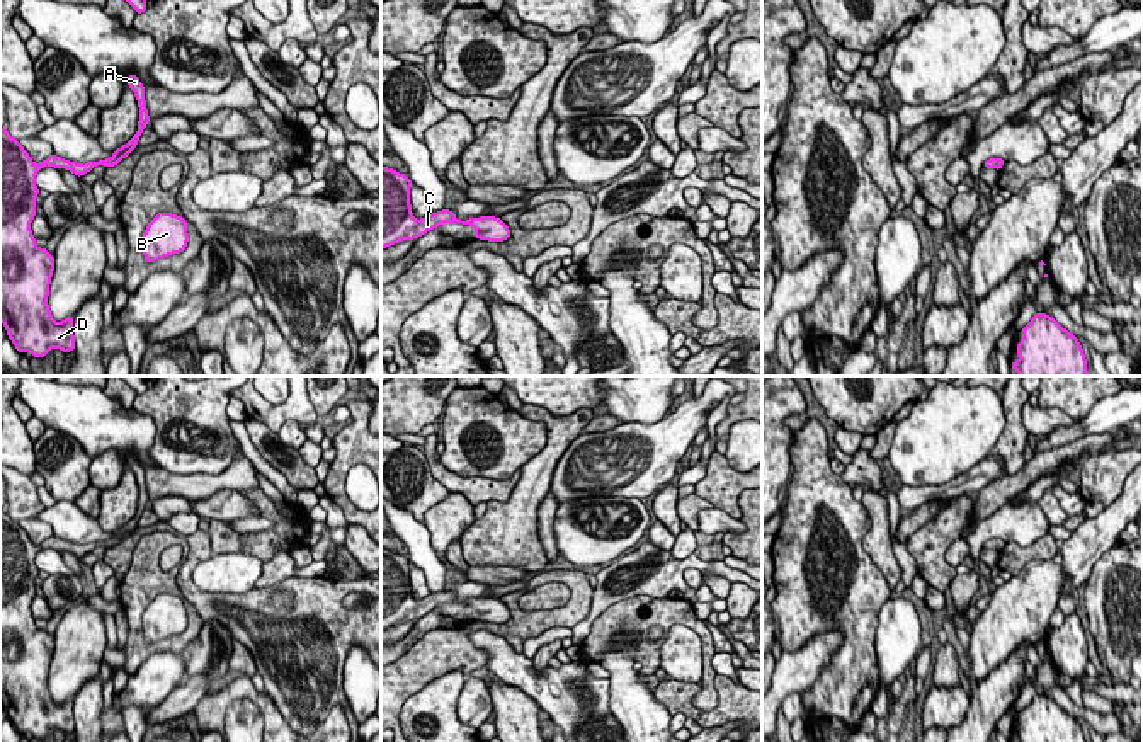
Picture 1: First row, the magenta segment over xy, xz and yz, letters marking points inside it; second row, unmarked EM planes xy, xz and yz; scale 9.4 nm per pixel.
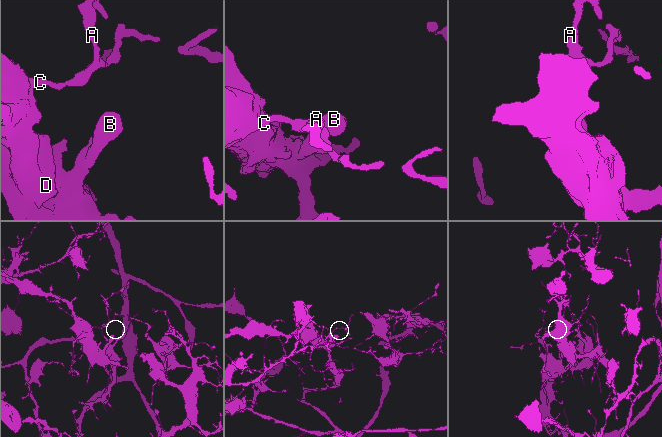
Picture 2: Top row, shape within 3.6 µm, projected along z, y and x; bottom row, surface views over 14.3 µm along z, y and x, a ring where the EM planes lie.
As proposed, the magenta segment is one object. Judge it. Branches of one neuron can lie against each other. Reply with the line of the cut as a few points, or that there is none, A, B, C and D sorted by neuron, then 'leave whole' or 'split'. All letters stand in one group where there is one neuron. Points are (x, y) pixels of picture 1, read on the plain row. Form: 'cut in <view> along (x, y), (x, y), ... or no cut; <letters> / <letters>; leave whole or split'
no cut; A B C D; leave whole

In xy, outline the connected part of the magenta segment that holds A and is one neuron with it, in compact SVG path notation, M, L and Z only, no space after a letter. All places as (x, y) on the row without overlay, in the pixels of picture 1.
M128 456L128 468L133 470L139 487L139 504L136 516L107 541L75 545L65 539L49 536L44 543L34 545L19 521L14 521L5 509L0 509L0 703L3 705L9 720L19 733L31 733L34 739L44 739L51 730L63 733L75 732L73 698L56 703L48 688L49 664L54 652L54 636L36 626L31 613L31 602L36 597L34 580L39 570L34 563L36 555L43 548L66 550L82 558L95 546L114 548L131 531L136 529L141 512L150 504L145 468L136 456Z

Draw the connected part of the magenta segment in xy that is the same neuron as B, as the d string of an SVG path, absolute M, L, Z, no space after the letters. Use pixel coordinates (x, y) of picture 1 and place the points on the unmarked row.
M158 594L143 614L146 645L185 631L189 623L185 601L172 594Z

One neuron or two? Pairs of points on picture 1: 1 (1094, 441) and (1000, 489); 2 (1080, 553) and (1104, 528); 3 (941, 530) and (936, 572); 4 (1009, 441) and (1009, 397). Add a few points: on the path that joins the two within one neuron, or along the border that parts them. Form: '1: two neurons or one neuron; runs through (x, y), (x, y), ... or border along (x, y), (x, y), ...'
1: one neuron; runs through (1070, 455), (1041, 463), (1024, 477)
2: one neuron; runs through (1086, 547), (1097, 535)
3: one neuron; runs through (936, 540), (936, 562)
4: one neuron; runs through (1012, 431), (1012, 407)

